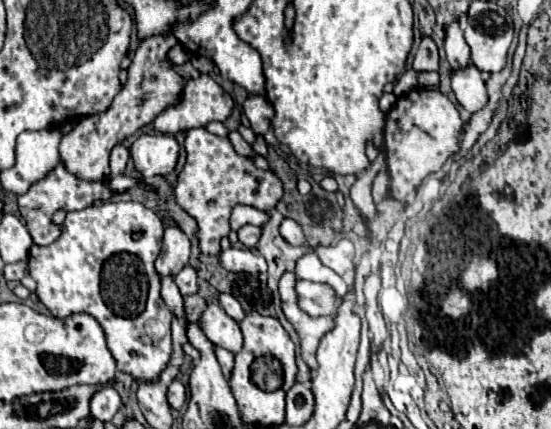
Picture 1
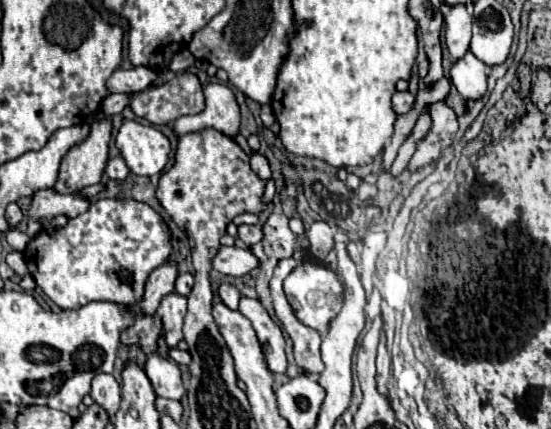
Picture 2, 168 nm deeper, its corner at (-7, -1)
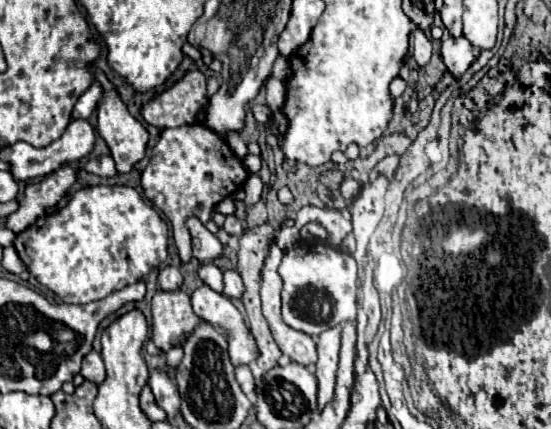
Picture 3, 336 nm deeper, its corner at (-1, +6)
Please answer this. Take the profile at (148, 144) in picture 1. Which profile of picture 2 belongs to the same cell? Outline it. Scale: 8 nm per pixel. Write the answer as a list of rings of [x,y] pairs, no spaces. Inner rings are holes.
[[[123,121],[115,145],[135,175],[157,175],[165,169],[171,153],[169,139],[151,125]]]

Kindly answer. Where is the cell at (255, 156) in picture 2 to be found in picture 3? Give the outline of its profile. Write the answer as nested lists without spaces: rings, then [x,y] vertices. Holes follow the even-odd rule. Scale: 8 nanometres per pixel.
[[[251,174],[251,180],[245,184],[245,206],[253,206],[253,204],[257,204],[259,202],[259,198],[261,198],[261,188],[263,188],[263,184],[261,184],[261,180],[259,180],[259,176],[257,174]]]

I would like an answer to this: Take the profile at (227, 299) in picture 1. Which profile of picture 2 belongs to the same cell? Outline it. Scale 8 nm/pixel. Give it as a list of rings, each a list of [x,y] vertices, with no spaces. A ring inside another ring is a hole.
[[[223,283],[221,287],[219,287],[219,297],[221,297],[221,301],[229,307],[229,309],[233,309],[233,311],[237,311],[239,309],[239,301],[241,301],[241,293],[233,287],[233,285],[227,285],[227,283]]]

